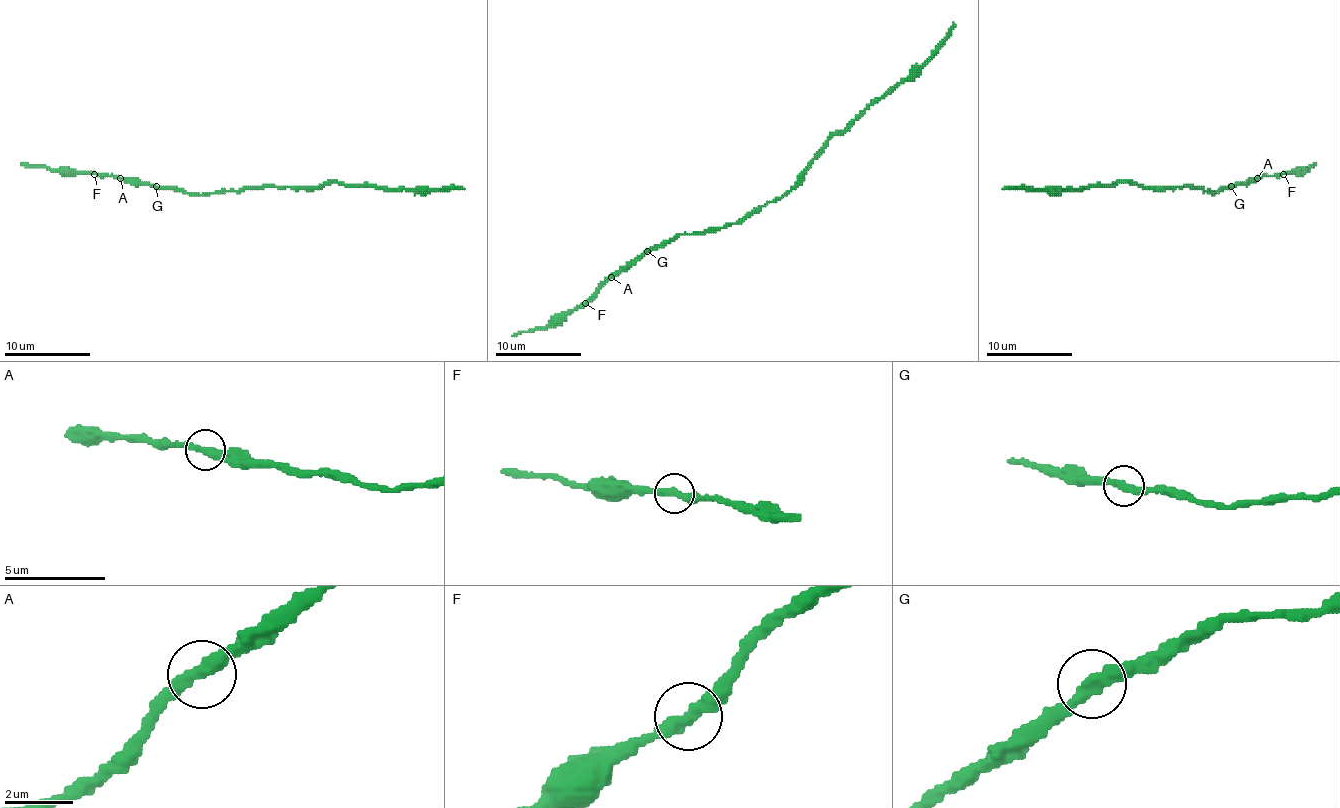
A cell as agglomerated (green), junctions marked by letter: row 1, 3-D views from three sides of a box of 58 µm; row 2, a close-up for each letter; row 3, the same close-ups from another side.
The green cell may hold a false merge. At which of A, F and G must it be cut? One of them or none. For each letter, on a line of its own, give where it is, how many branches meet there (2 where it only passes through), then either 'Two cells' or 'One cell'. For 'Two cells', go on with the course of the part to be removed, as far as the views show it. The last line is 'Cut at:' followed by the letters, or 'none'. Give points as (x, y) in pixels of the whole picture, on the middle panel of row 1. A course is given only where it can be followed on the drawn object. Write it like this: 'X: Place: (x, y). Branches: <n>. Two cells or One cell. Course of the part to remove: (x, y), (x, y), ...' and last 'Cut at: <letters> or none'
A: Place: (611, 277). Branches: 2. One cell
F: Place: (585, 303). Branches: 2. One cell
G: Place: (647, 251). Branches: 2. One cell
Cut at: none

